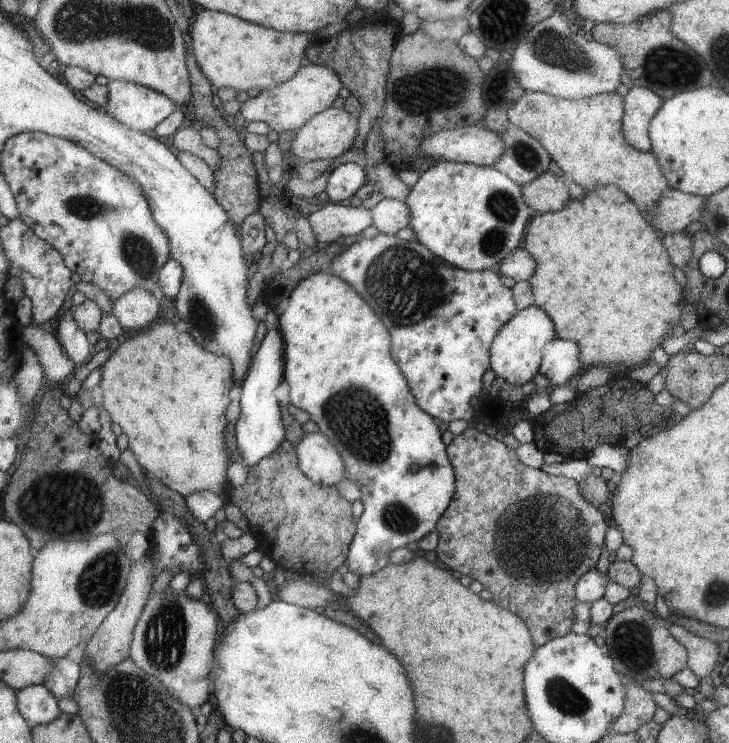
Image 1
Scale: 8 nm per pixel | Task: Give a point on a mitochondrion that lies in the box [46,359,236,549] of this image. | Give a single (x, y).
(93, 525)

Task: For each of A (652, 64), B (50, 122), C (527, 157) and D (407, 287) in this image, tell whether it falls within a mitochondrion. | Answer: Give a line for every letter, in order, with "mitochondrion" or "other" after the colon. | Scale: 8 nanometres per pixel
A: mitochondrion
B: other
C: mitochondrion
D: mitochondrion

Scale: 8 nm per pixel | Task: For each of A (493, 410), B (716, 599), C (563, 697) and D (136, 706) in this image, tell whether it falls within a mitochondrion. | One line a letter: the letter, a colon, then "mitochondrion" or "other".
A: other
B: mitochondrion
C: mitochondrion
D: mitochondrion

